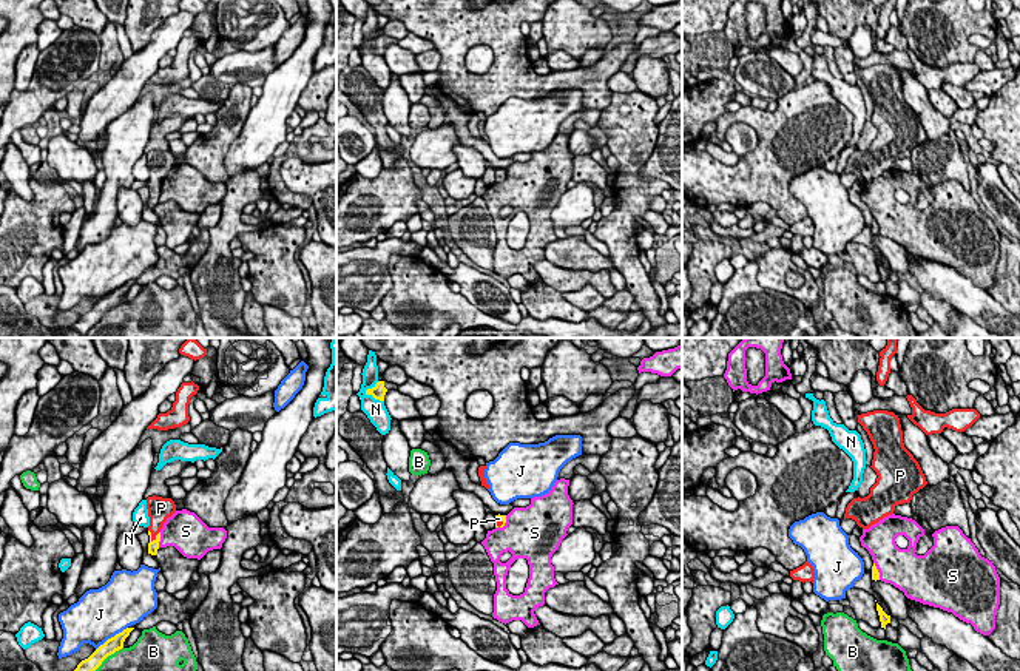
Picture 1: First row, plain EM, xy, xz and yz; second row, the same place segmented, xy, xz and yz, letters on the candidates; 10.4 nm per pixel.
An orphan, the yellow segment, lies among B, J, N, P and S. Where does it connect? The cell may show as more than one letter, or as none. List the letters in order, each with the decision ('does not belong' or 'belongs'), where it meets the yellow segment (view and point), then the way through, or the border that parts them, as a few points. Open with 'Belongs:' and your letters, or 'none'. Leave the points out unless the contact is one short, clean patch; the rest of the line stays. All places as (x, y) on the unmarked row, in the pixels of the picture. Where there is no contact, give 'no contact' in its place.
Belongs: P
B: does not belong; meets yellow in xy at (102, 315)
J: does not belong; meets yellow in xy at (111, 292)
N: does not belong; meets yellow in xz at (374, 51)
P: belongs; meets yellow in xy at (156, 192); runs through xy (153, 201), (156, 192), (158, 168)
S: does not belong; meets yellow in xy at (159, 195)

